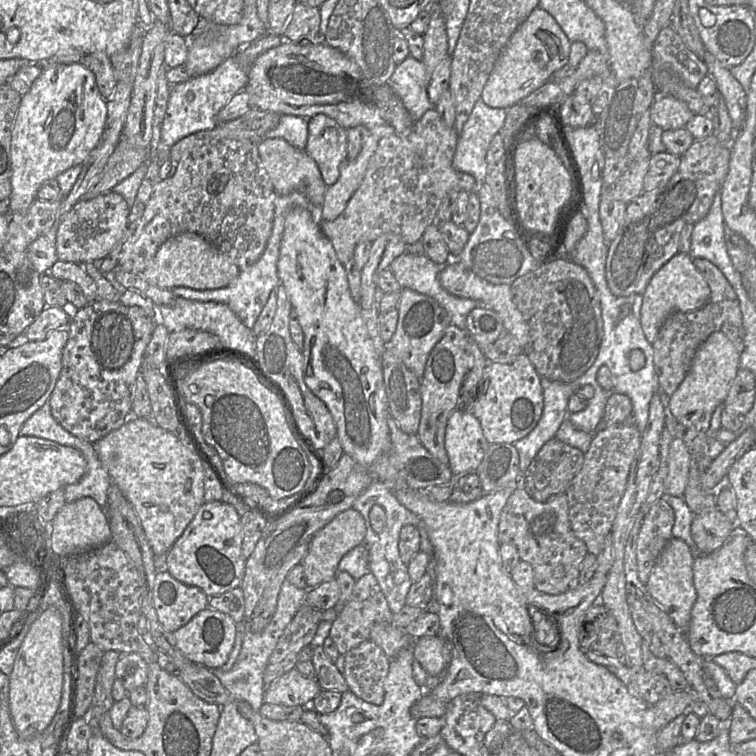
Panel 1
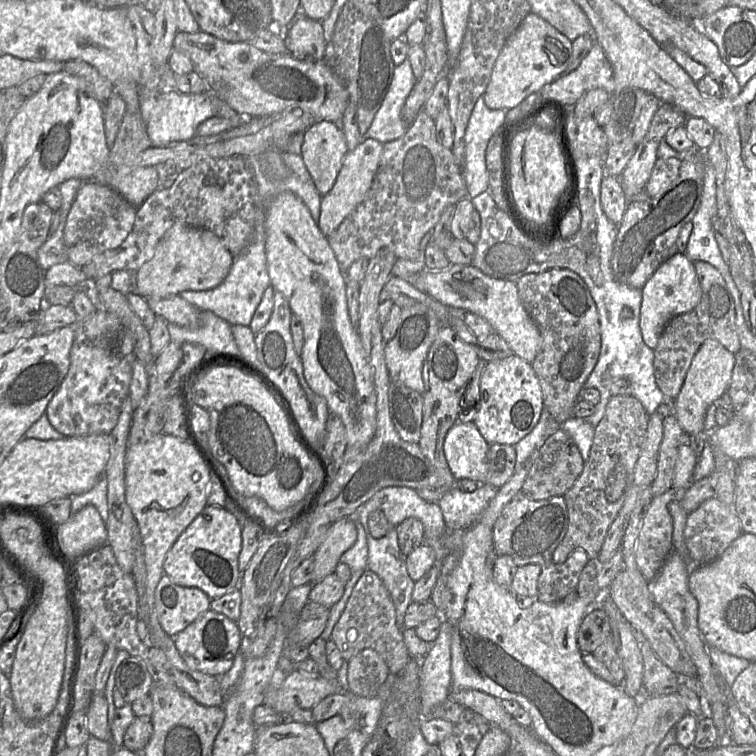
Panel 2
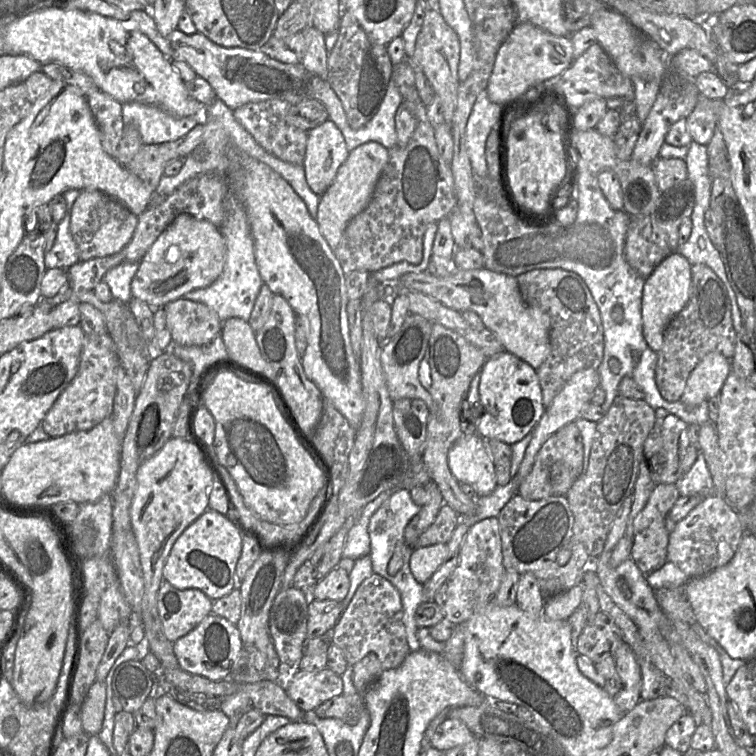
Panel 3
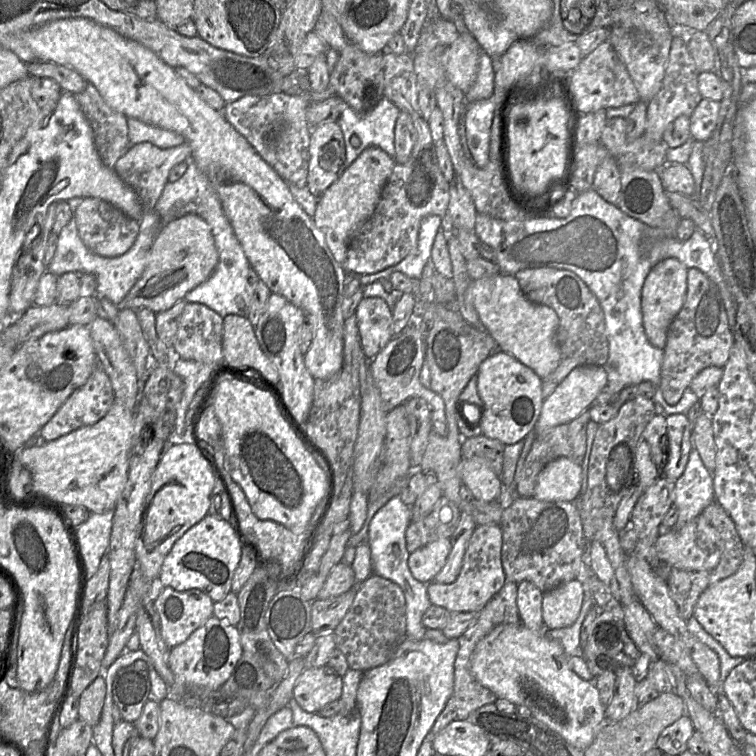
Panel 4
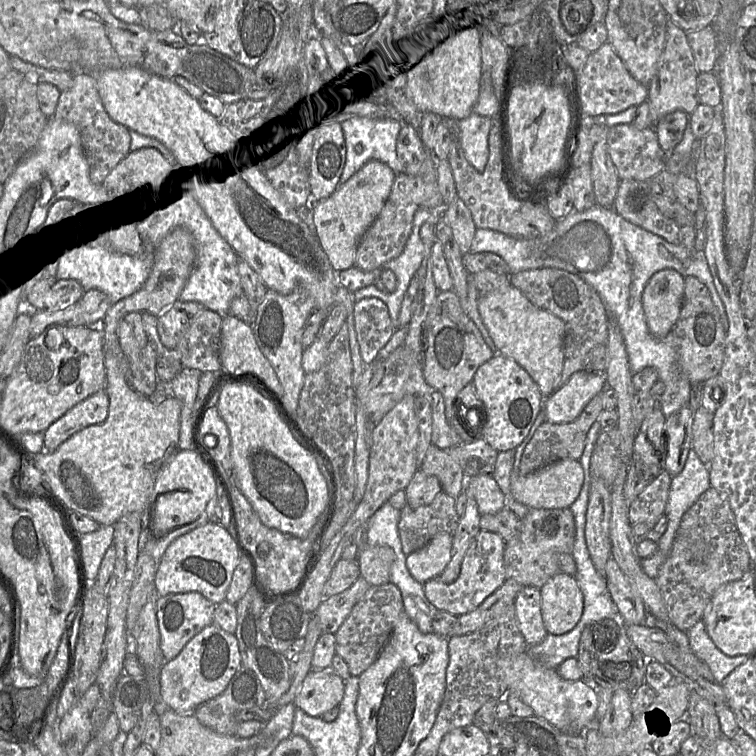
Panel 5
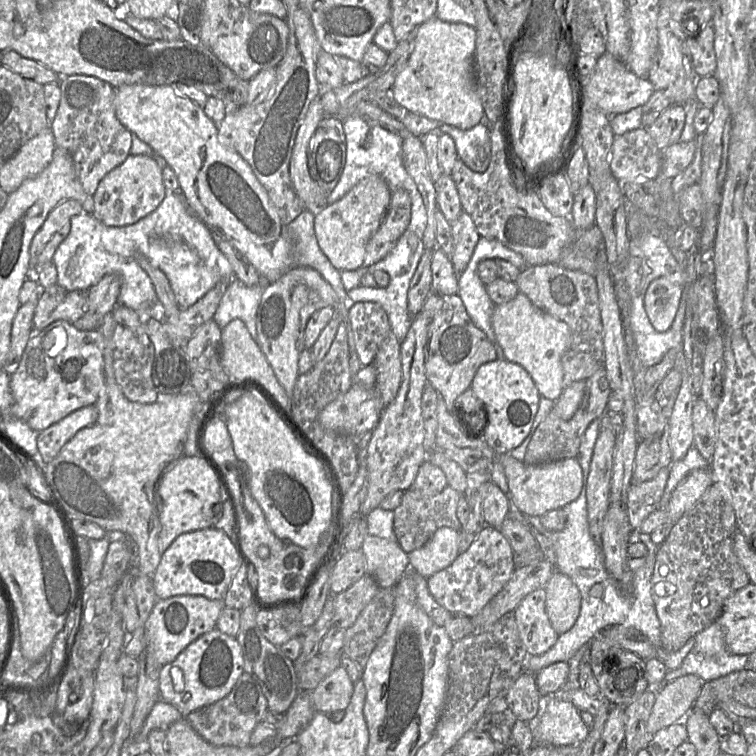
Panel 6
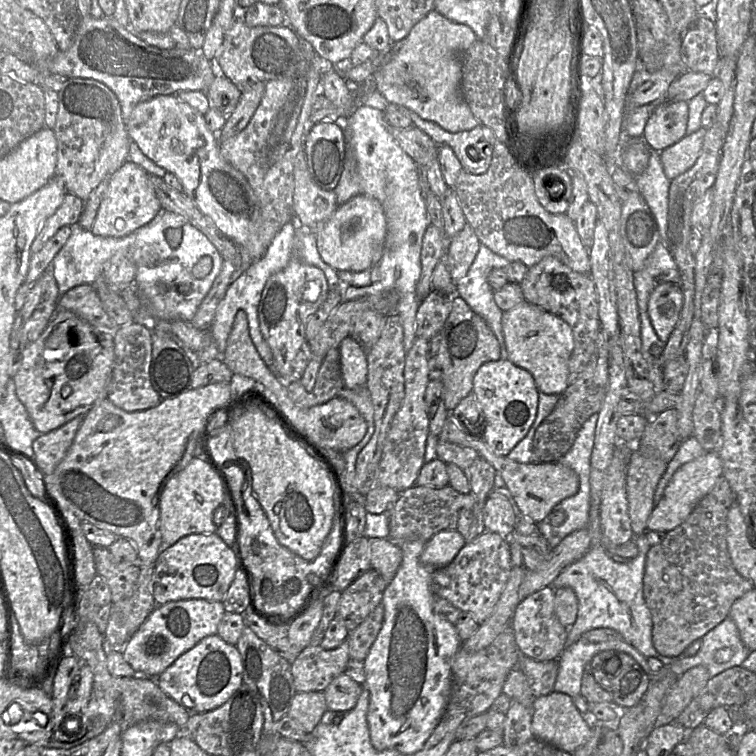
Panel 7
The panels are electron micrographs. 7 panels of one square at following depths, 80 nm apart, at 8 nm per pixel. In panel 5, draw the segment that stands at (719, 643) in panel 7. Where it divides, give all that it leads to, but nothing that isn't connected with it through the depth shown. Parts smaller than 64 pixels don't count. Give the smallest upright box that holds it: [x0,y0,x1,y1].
[685,621,750,684]

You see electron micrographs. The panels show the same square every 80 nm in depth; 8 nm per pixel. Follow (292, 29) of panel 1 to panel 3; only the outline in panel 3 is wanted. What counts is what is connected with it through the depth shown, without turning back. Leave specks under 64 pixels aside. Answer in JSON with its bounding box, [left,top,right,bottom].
[301,25,328,78]

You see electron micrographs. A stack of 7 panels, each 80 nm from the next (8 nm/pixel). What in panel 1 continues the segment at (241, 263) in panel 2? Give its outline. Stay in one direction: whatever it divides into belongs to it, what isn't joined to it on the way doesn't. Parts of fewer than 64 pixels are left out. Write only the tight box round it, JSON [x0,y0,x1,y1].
[171,194,307,329]

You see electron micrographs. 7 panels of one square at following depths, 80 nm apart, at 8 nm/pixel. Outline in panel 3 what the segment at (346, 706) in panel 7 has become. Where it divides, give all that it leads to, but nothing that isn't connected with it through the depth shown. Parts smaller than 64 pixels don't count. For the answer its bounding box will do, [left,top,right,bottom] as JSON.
[287,667,343,711]

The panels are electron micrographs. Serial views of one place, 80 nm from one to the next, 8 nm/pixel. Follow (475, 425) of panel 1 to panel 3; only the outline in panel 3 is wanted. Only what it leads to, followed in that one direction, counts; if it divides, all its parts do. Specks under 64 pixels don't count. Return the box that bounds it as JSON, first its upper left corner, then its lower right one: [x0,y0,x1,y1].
[448,434,498,497]

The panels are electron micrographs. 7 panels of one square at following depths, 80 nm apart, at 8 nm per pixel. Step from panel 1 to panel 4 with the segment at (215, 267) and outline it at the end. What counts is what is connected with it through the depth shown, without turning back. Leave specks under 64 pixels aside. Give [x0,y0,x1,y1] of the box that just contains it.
[116,214,219,313]

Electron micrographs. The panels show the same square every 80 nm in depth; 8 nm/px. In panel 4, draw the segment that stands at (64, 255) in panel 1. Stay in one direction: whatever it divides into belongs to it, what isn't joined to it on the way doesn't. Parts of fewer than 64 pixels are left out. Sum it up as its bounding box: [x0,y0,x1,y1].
[74,198,139,257]

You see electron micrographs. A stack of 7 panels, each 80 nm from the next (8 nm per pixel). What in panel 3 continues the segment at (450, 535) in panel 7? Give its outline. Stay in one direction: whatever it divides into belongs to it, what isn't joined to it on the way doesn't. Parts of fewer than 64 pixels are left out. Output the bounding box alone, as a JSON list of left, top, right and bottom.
[409,544,448,583]

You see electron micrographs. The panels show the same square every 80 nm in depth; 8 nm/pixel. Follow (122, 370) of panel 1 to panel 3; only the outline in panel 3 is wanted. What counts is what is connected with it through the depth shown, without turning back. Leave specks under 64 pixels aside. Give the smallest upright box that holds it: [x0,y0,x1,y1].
[41,333,119,438]

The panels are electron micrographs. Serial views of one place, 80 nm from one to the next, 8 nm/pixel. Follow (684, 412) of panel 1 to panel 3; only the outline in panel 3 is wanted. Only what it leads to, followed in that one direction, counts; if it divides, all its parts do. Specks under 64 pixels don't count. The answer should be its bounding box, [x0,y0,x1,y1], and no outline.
[680,352,731,408]

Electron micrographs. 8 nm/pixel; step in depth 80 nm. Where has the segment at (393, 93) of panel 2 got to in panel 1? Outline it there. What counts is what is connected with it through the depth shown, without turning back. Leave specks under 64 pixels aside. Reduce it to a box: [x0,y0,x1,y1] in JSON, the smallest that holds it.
[387,55,435,122]

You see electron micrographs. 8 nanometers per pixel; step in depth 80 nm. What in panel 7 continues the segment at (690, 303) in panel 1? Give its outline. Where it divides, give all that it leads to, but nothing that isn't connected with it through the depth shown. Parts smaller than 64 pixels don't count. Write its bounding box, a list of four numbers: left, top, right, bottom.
[647,282,683,343]

